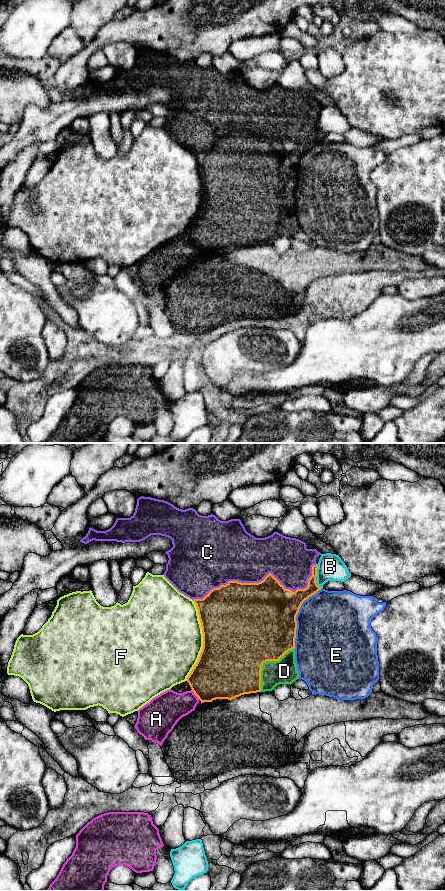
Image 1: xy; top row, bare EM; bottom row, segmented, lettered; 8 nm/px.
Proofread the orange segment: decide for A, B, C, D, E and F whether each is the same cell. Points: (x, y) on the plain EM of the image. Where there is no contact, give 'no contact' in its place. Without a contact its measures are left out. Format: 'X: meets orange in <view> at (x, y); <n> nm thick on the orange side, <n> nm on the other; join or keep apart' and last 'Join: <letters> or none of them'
A: meets orange in xy at (195, 246); 400 nm thick on the orange side, 260 nm on the other; join
B: meets orange in xy at (316, 122); 110 nm thick on the orange side, 200 nm on the other; keep apart
C: meets orange in xy at (261, 133); 500 nm thick on the orange side, 380 nm on the other; join
D: meets orange in xy at (264, 213); 500 nm thick on the orange side, 200 nm on the other; join
E: meets orange in xy at (296, 167); 500 nm thick on the orange side, 480 nm on the other; keep apart
F: meets orange in xy at (203, 192); 500 nm thick on the orange side, 500 nm on the other; keep apart
Join: A, C, D

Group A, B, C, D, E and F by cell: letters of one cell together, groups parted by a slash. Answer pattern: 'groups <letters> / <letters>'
groups A C D / B / E / F

